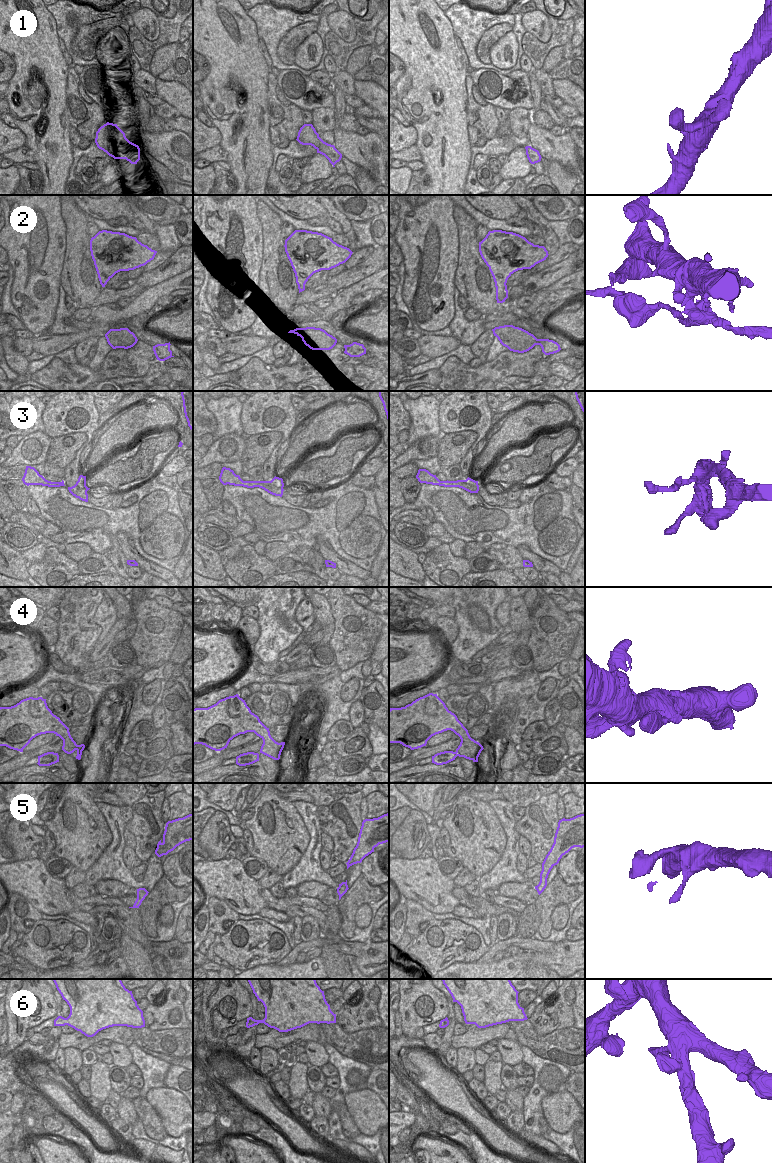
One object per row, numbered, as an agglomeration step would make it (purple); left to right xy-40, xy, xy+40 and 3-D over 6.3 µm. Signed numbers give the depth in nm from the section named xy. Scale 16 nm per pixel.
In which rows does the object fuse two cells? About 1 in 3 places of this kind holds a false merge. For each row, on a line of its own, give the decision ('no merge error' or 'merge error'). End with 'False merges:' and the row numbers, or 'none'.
1: no merge error
2: merge error
3: no merge error
4: no merge error
5: no merge error
6: no merge error
False merges: 2

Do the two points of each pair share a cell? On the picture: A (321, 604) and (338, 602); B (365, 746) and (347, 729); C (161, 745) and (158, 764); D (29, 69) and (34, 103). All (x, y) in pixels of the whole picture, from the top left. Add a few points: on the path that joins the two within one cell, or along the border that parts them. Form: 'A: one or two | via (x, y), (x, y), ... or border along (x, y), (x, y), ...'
A: two | border along (326, 597), (334, 622)
B: two | border along (354, 728), (348, 736), (337, 742)
C: two | border along (143, 758), (161, 757), (166, 761)
D: one | via (29, 77), (29, 80), (34, 85), (34, 95)

